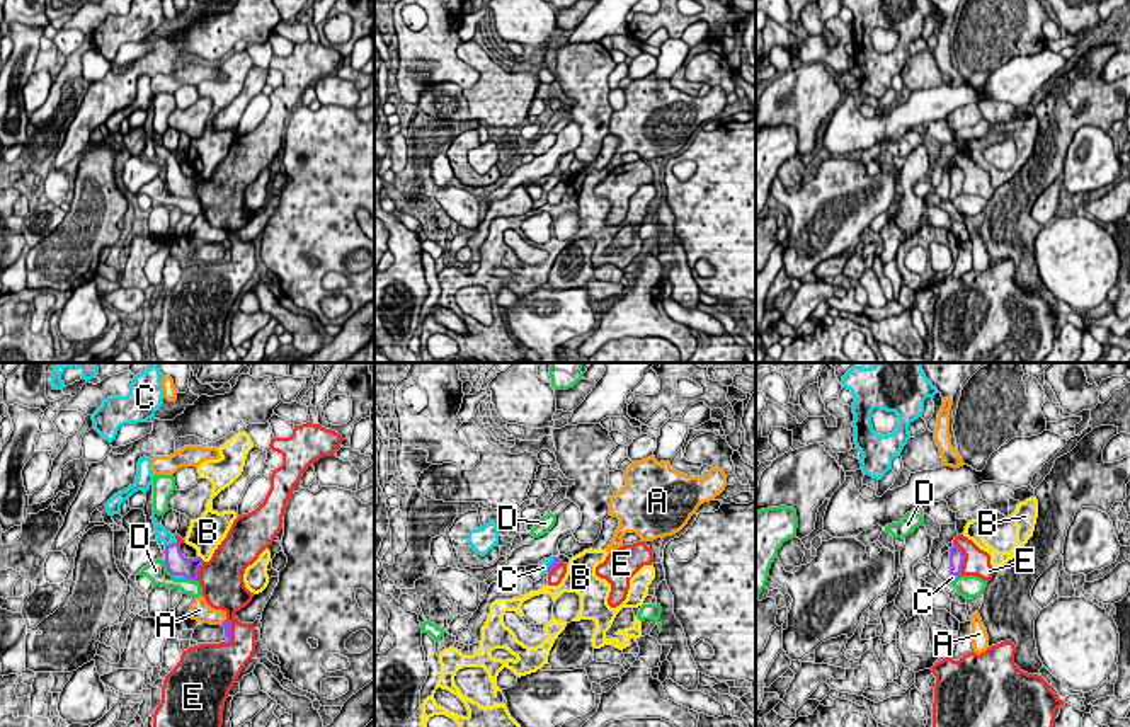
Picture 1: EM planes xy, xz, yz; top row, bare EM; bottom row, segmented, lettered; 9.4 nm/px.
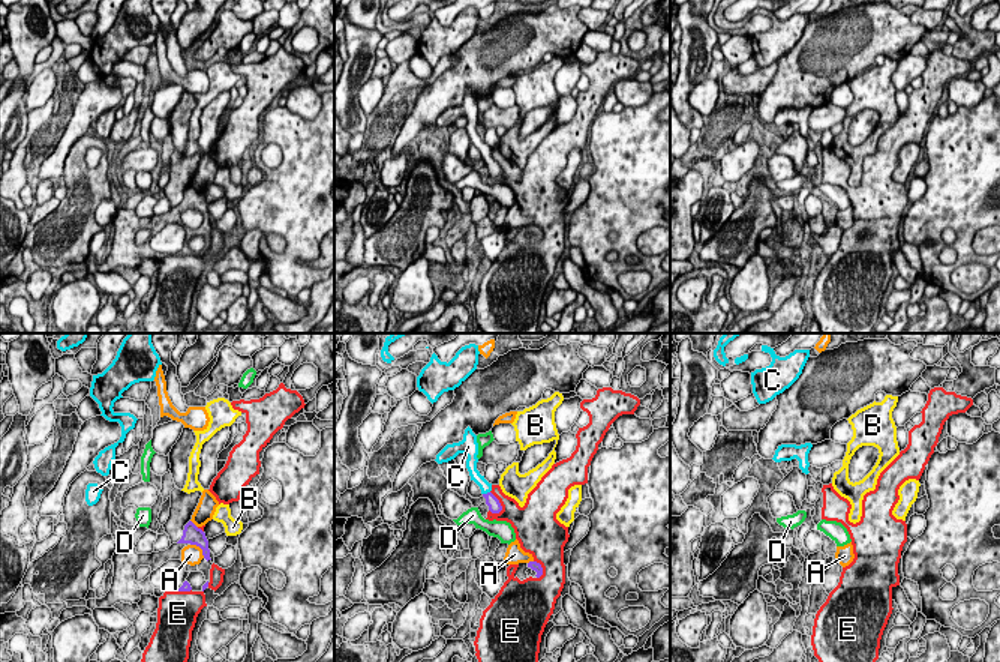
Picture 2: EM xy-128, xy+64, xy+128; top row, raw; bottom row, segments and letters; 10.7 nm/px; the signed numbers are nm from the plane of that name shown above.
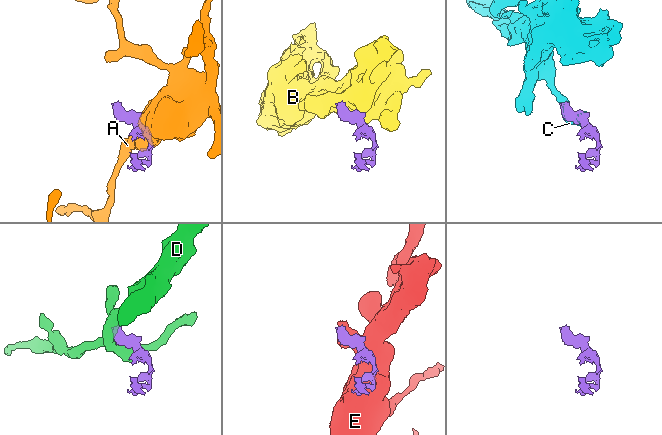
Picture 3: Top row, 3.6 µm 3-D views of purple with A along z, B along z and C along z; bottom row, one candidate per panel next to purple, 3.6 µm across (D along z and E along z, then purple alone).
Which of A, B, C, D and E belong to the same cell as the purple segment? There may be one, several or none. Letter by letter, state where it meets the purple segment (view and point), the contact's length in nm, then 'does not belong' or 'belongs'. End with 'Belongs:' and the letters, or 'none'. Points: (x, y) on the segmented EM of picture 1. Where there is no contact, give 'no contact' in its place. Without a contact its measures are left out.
A: contact xy (223, 622); length 80 nm; does not belong
B: contact xy (199, 557); length 100 nm; does not belong
C: contact xy (172, 543); length 120 nm; does not belong
D: contact xy (167, 569); length 180 nm; does not belong
E: contact yz (964, 559); length 340 nm; does not belong
Belongs: none

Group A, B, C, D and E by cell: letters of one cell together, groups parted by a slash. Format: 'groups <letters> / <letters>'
groups A / B / C / D / E

